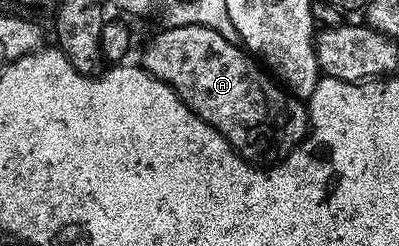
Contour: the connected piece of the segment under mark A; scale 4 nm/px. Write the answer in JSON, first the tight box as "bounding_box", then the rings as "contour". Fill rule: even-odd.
{"bounding_box":[140,26,310,164],"contour":[[[166,26],[162,31],[151,40],[146,46],[146,51],[140,59],[142,69],[147,70],[152,76],[156,76],[156,80],[160,80],[164,84],[168,84],[180,96],[182,103],[189,108],[198,118],[206,121],[216,132],[220,132],[220,136],[226,138],[226,142],[233,150],[238,151],[248,162],[255,164],[273,164],[282,161],[286,155],[294,151],[294,147],[299,142],[305,140],[310,129],[310,116],[305,105],[300,104],[299,99],[291,96],[241,45],[224,40],[224,36],[220,36],[220,32],[212,32],[212,28],[204,28],[203,26]]]}

